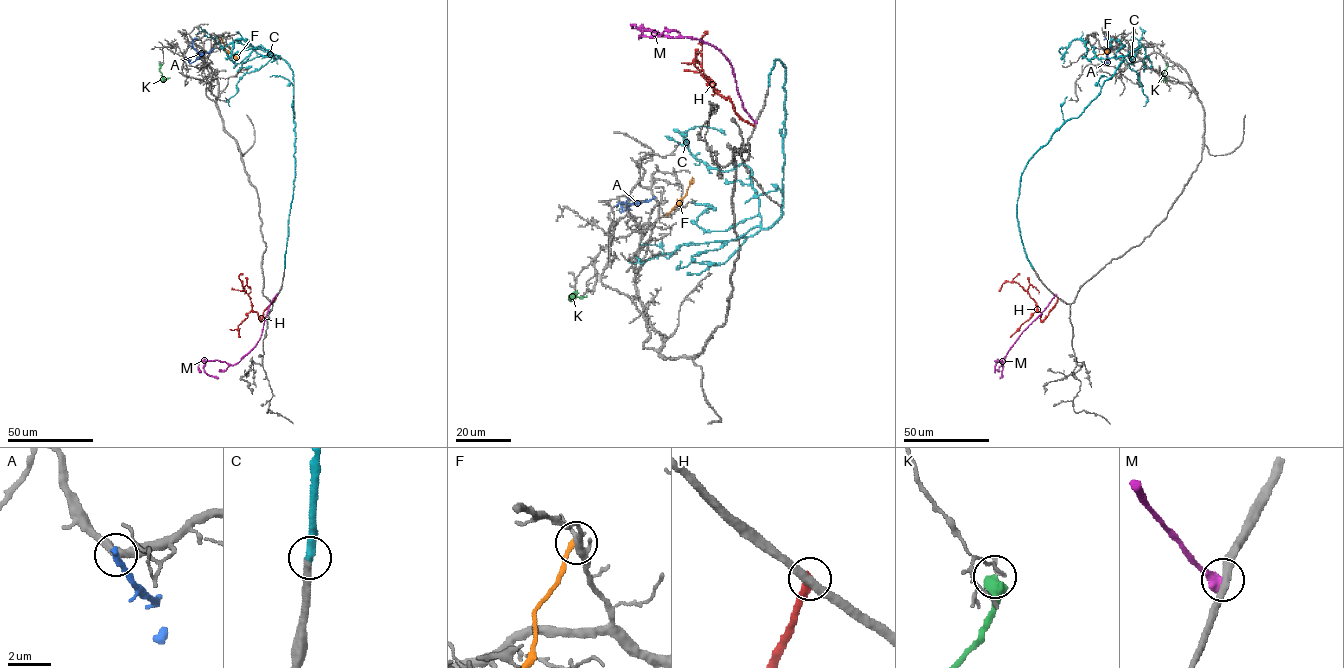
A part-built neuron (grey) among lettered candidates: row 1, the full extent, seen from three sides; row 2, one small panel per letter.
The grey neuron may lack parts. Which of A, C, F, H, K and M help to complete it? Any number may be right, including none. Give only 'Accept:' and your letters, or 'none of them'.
Accept: C

